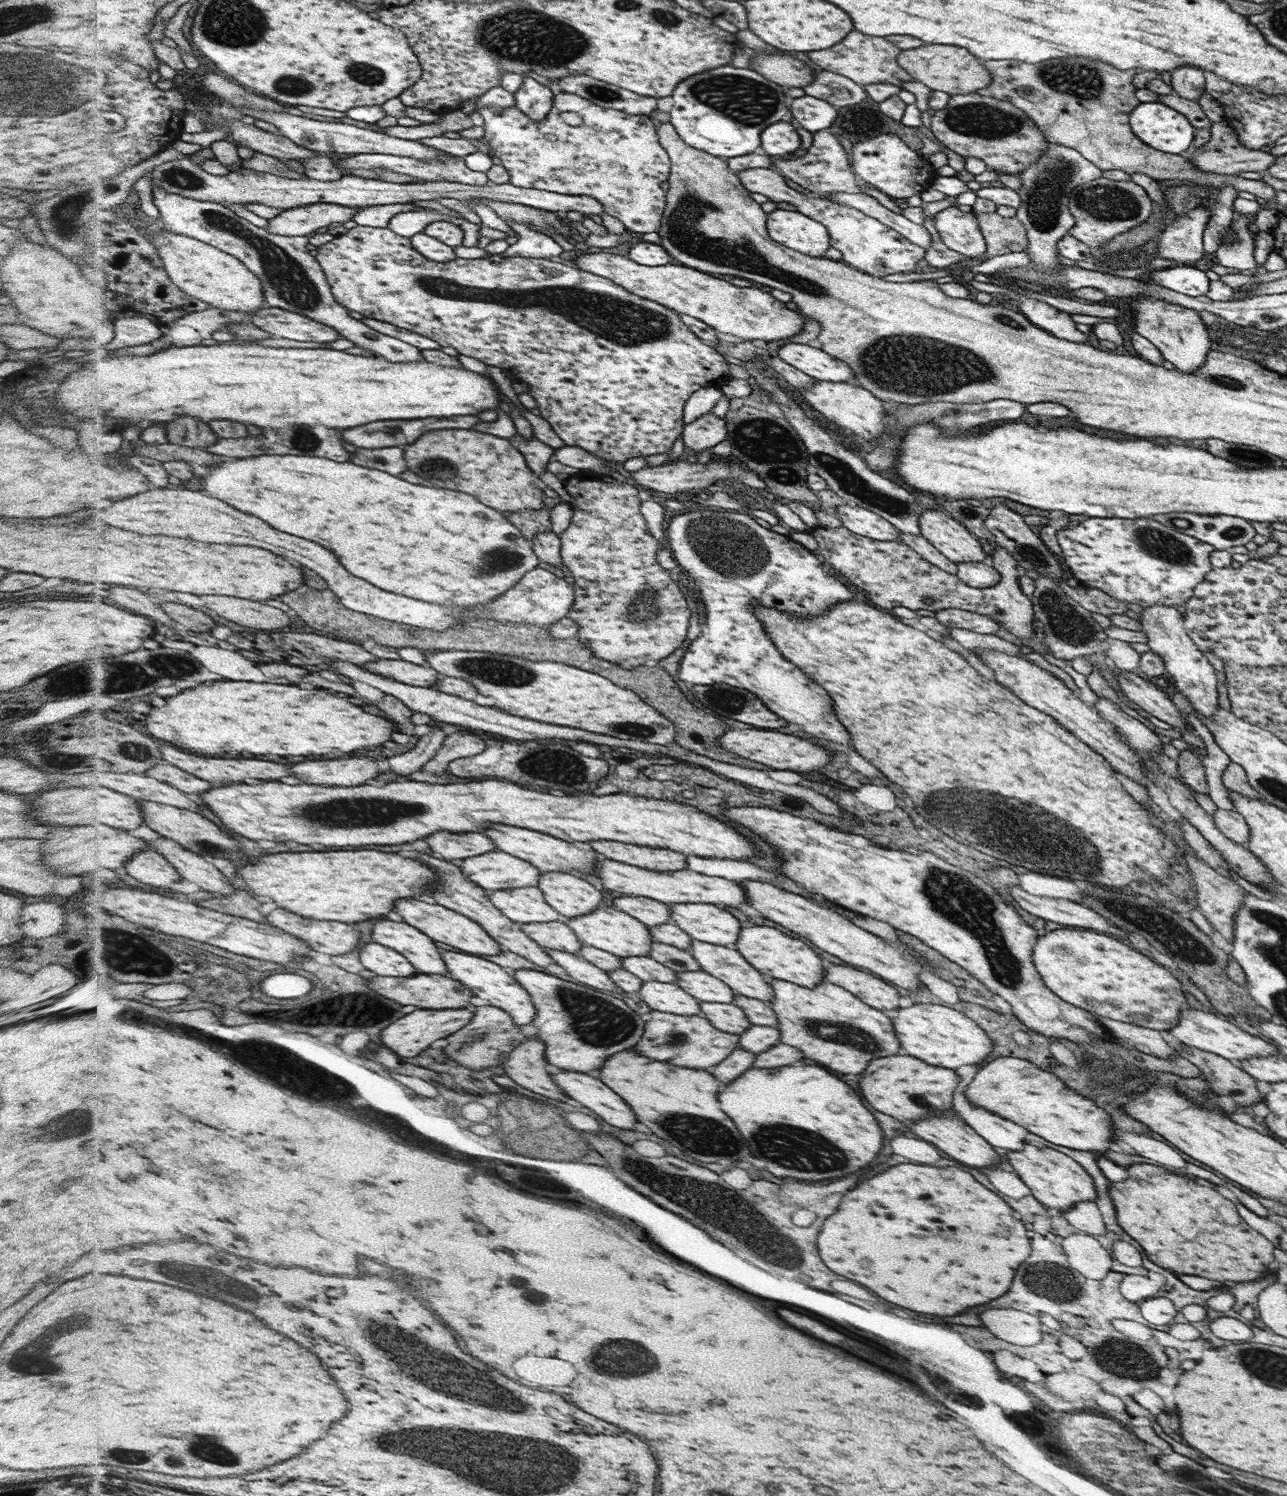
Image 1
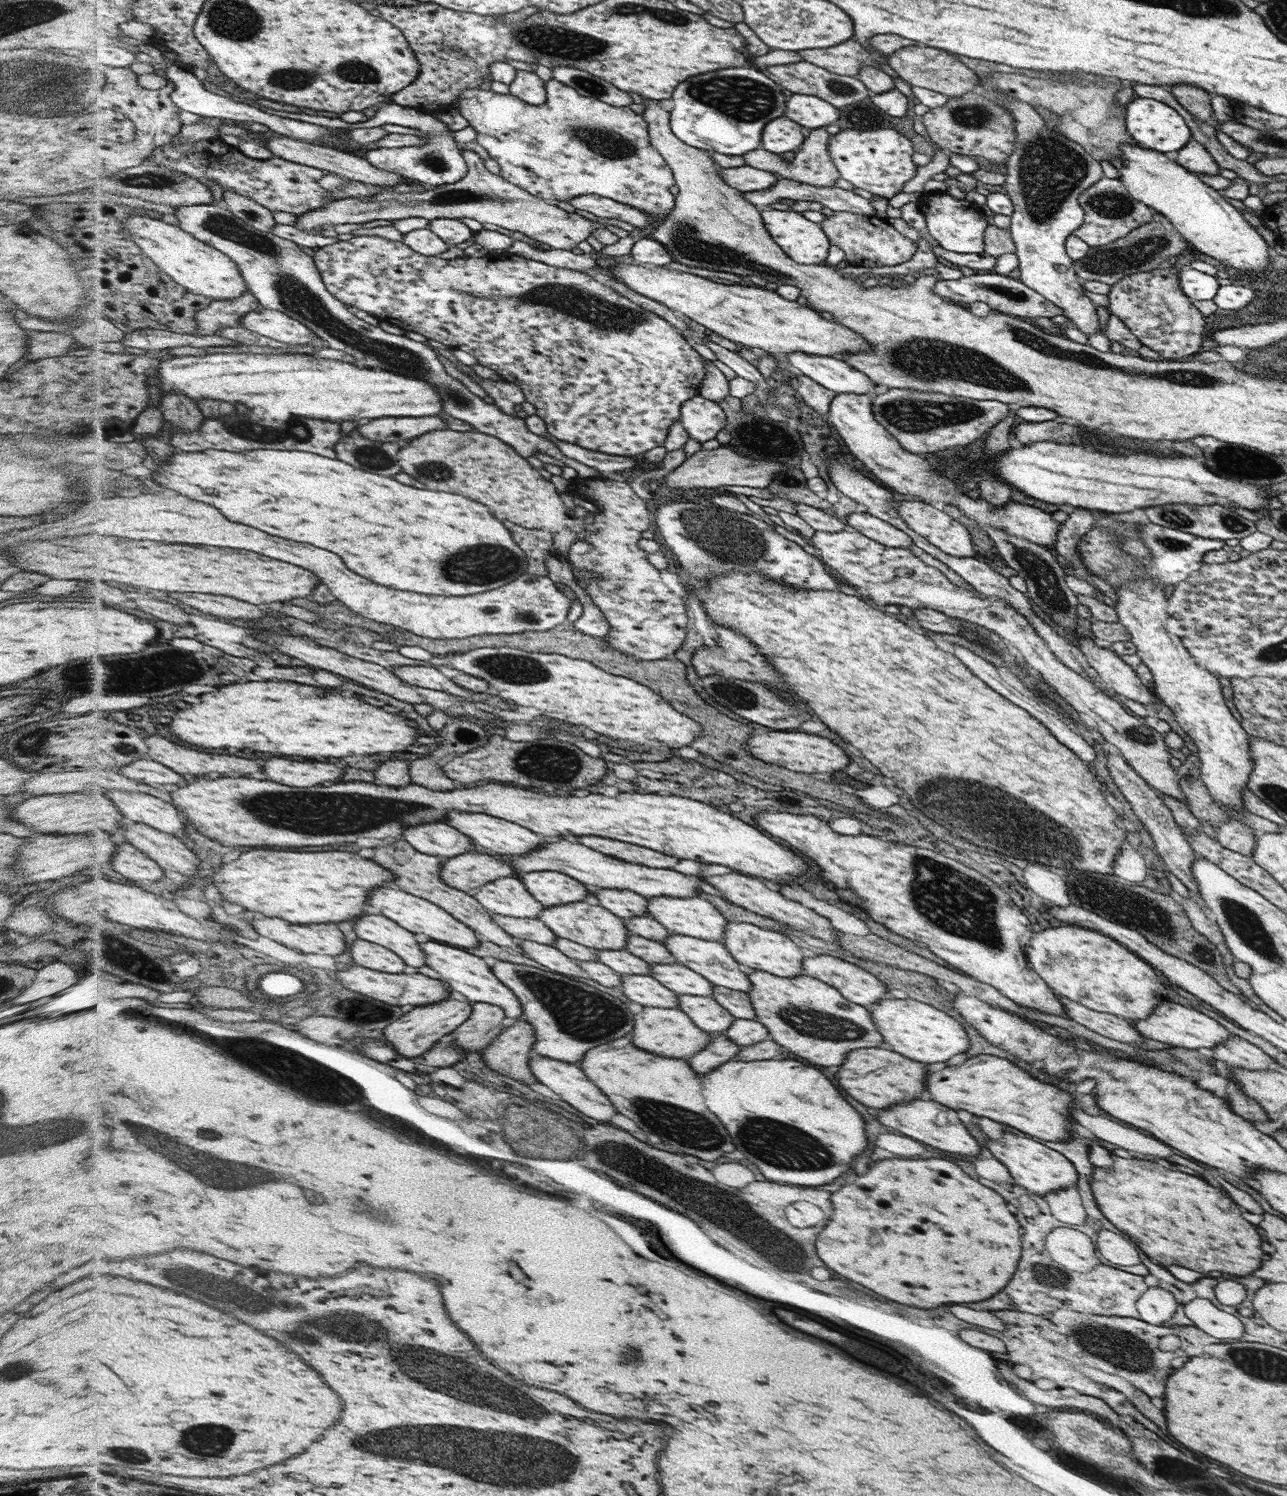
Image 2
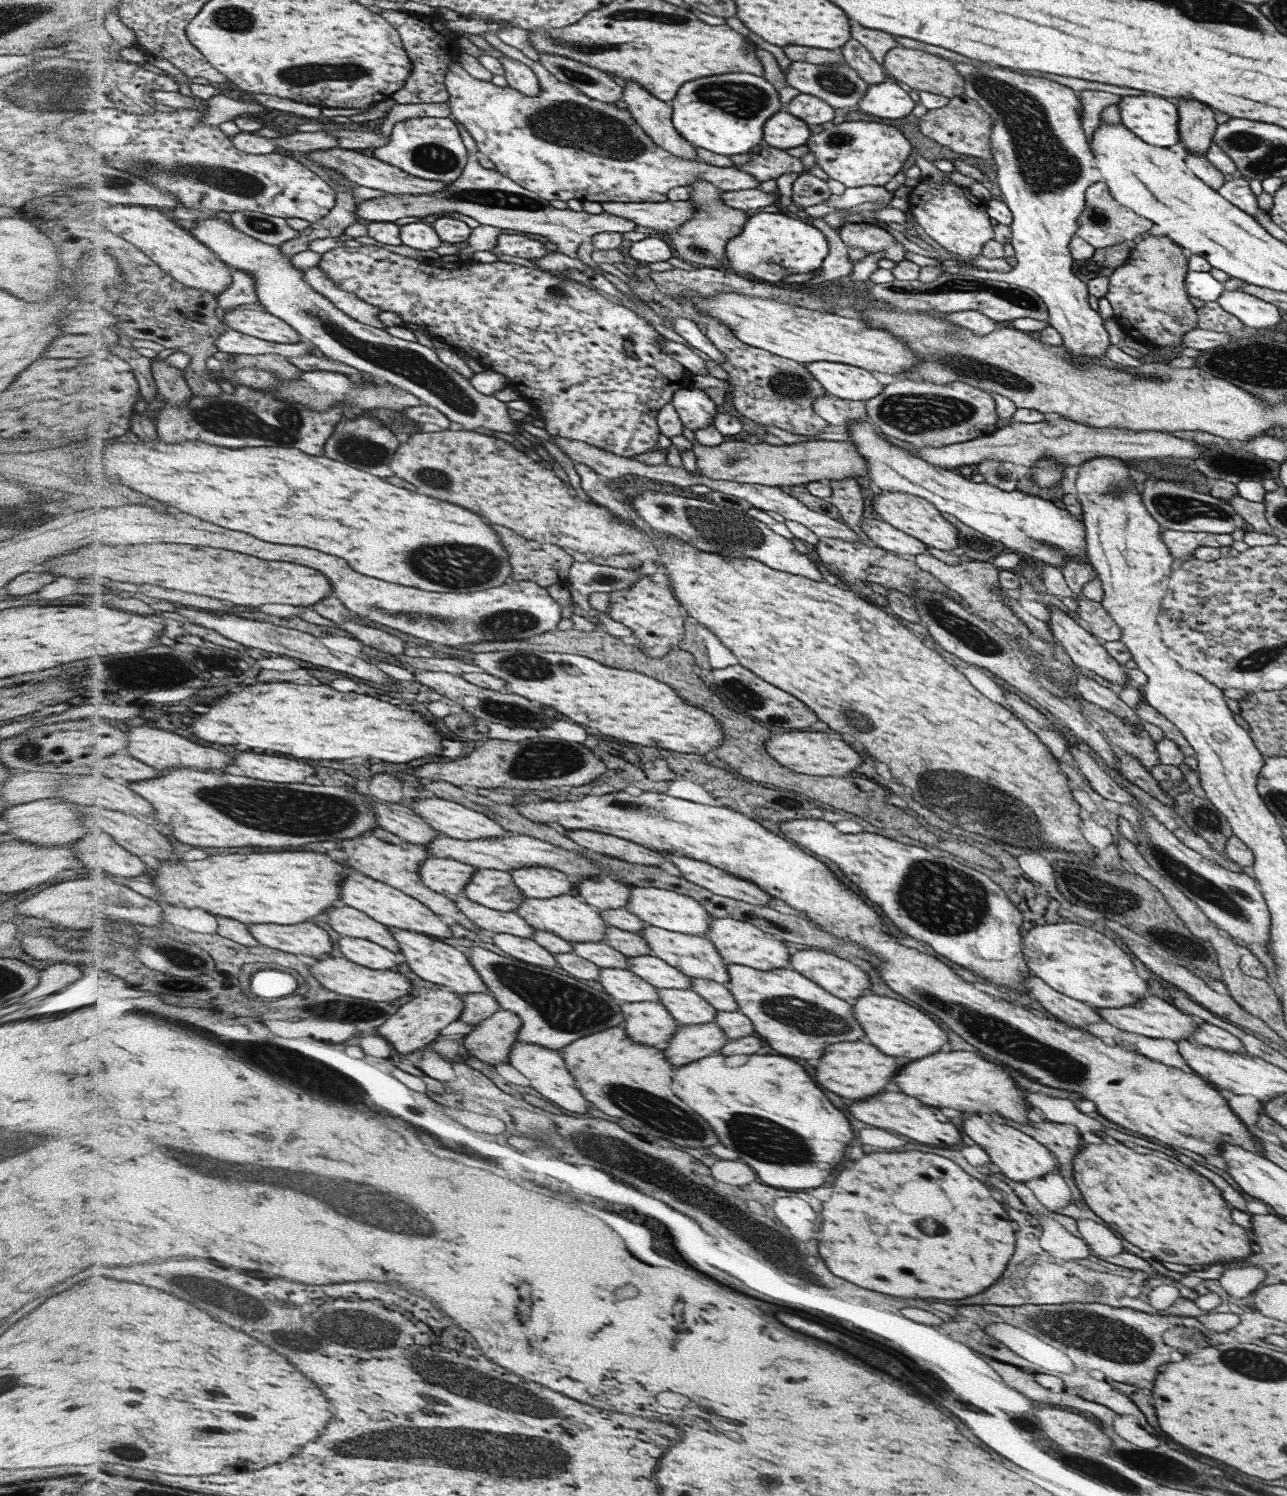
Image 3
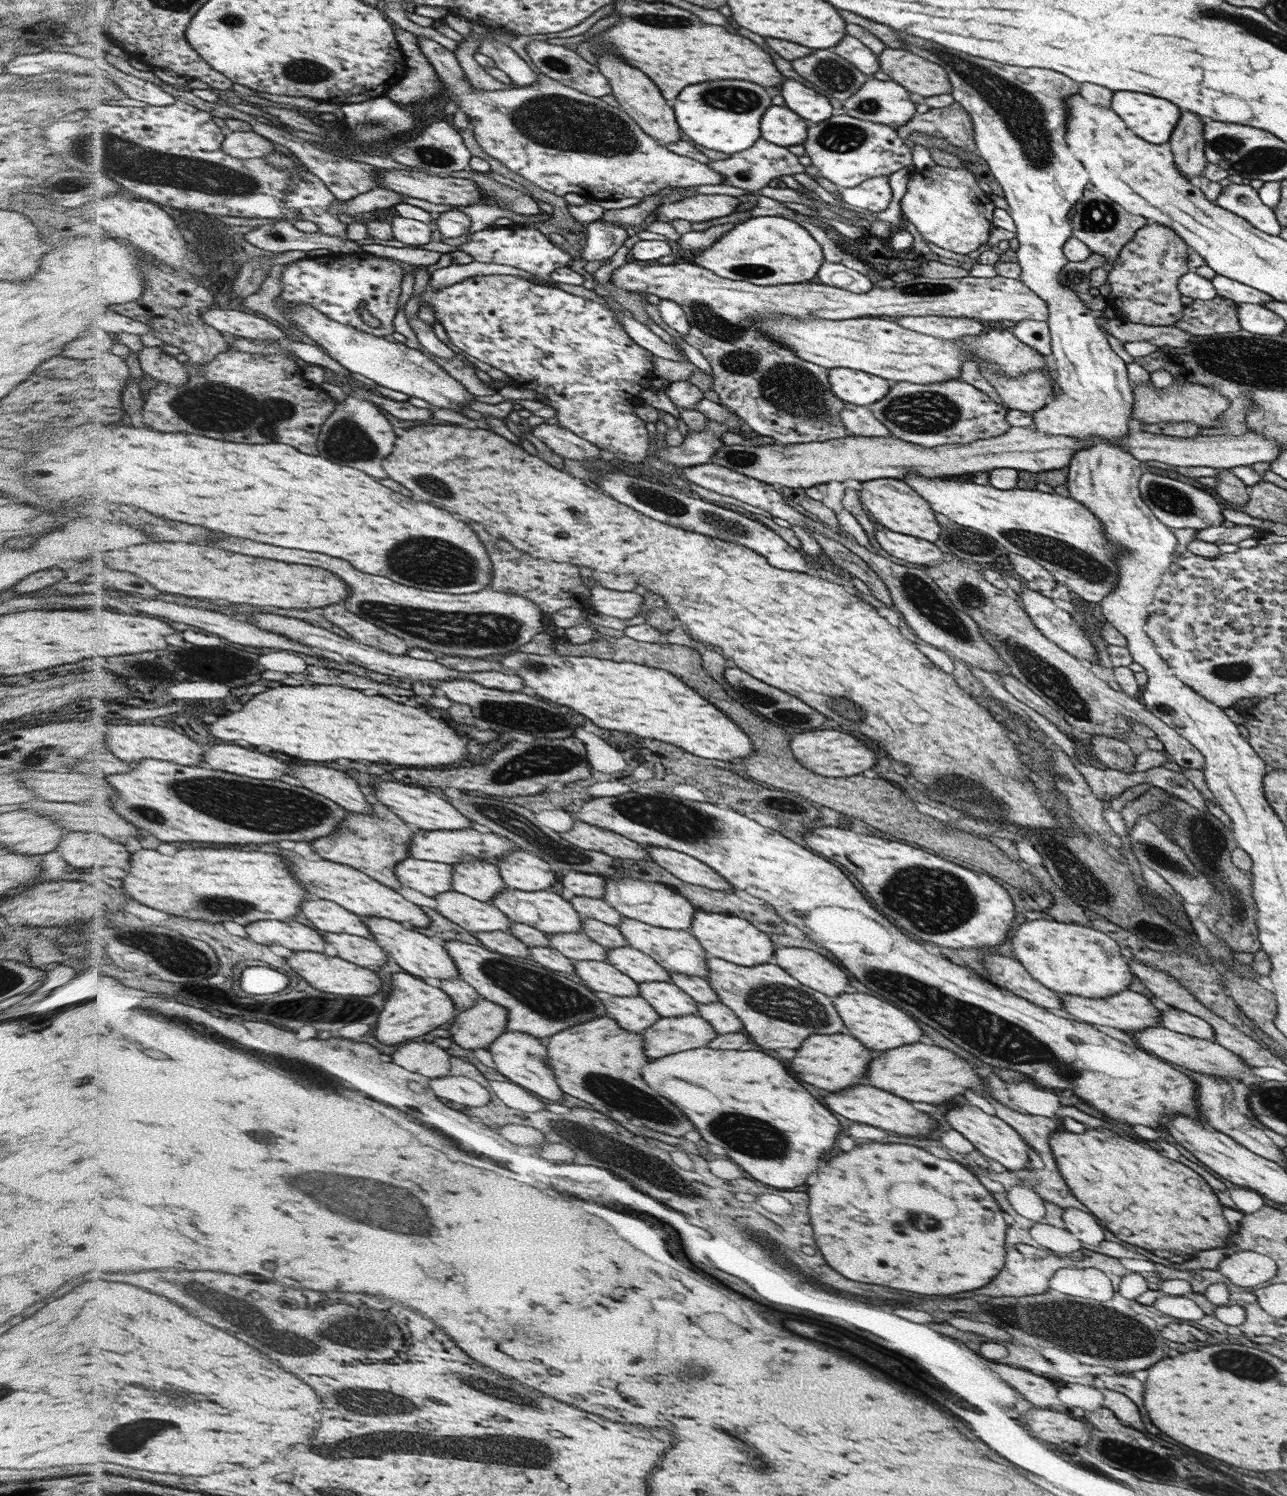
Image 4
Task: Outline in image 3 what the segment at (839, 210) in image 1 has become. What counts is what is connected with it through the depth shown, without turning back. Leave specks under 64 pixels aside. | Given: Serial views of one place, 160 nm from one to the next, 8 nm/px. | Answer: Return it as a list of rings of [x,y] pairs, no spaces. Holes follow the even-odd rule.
[[[484,33],[482,36],[504,55],[526,64],[534,72],[540,85],[538,96],[526,96],[512,87],[504,88],[492,82],[476,80],[454,61],[446,79],[450,95],[447,103],[456,120],[467,128],[476,141],[477,150],[492,160],[497,171],[522,188],[535,192],[540,198],[562,202],[576,198],[582,203],[664,202],[664,194],[670,188],[686,186],[695,180],[707,180],[722,191],[756,189],[760,185],[759,180],[739,168],[712,166],[700,160],[693,161],[673,155],[656,144],[628,109],[618,108],[615,103],[591,99],[579,88],[556,79],[539,61],[533,61],[516,47],[505,44],[497,34]],[[856,223],[842,225],[839,231],[840,238],[846,246],[857,246],[864,248],[866,252],[883,254],[883,258],[900,262],[905,259],[906,249],[888,231],[874,225]]]

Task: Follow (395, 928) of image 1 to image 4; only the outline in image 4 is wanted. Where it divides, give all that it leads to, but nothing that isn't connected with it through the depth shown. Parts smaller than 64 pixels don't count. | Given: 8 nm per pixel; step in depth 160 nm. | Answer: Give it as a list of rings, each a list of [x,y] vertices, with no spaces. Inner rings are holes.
[[[321,898],[306,900],[303,902],[303,913],[306,919],[322,931],[351,934],[373,940],[363,919],[340,906],[338,902]]]

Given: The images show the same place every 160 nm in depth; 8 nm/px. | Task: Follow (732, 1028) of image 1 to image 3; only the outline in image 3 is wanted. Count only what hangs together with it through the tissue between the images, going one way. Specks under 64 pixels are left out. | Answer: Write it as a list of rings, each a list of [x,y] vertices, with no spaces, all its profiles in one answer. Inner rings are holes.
[[[658,989],[659,1002],[670,1010],[680,1025],[715,1022],[719,1011],[696,991],[690,989]]]

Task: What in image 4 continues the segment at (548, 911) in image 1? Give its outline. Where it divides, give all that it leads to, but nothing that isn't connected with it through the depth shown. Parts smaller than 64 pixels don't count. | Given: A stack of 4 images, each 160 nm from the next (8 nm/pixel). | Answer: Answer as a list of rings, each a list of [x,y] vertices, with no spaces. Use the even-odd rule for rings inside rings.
[[[485,860],[464,861],[454,866],[454,884],[452,889],[454,892],[465,894],[470,898],[485,903],[496,900],[496,895],[502,890],[508,890],[506,884],[503,883],[499,873],[499,868]]]

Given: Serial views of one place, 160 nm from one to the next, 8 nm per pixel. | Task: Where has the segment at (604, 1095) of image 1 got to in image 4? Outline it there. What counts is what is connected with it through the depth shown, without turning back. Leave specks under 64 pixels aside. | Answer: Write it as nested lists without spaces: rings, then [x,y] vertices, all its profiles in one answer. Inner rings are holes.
[[[504,1032],[489,1046],[494,1064],[498,1066],[500,1074],[507,1075],[512,1082],[523,1086],[526,1090],[537,1094],[539,1097],[548,1098],[552,1102],[563,1100],[563,1089],[556,1082],[554,1070],[547,1062],[547,1045],[541,1039],[524,1032]]]

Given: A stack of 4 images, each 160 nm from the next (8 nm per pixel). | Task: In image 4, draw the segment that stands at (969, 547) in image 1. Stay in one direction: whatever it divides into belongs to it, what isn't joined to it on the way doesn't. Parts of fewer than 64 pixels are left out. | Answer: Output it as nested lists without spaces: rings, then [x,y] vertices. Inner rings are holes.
[[[894,478],[862,481],[862,490],[859,491],[859,495],[863,507],[886,528],[916,538],[928,539],[933,543],[939,538],[941,528],[936,523],[931,503],[923,495],[912,490],[912,487],[904,481]]]

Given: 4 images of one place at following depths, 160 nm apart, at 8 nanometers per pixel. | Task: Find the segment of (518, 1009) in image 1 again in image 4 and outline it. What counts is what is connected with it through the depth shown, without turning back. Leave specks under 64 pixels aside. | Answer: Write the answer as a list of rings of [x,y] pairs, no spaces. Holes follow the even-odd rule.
[[[362,918],[368,930],[371,931],[373,940],[376,941],[385,952],[396,960],[396,964],[408,974],[413,974],[419,978],[459,978],[459,970],[448,950],[442,942],[435,940],[428,935],[415,931],[413,928],[386,918]]]

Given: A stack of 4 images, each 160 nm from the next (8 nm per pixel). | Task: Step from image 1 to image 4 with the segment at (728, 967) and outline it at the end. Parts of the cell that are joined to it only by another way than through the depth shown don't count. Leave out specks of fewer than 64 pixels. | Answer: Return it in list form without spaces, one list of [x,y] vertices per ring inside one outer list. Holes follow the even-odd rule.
[[[622,917],[617,928],[625,936],[630,947],[648,954],[648,956],[656,960],[656,963],[659,963],[660,966],[666,968],[669,972],[679,972],[704,978],[710,973],[710,967],[708,967],[709,955],[703,949],[699,939],[690,931],[649,926],[647,923],[625,917]]]

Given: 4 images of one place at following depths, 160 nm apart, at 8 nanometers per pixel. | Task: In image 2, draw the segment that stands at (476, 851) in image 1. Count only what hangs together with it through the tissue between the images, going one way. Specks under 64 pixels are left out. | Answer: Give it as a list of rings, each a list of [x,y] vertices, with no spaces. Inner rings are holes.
[[[443,822],[409,826],[403,830],[402,838],[416,846],[416,850],[444,859],[472,852],[477,848],[471,838]]]

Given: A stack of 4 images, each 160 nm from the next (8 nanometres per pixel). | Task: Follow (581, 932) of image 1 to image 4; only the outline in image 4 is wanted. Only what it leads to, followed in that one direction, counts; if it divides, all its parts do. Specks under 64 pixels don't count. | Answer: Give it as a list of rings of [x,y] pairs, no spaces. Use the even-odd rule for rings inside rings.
[[[502,890],[496,895],[496,900],[490,902],[501,910],[513,922],[524,923],[540,929],[546,934],[580,933],[582,917],[570,901],[564,900],[561,895],[552,890],[540,892],[522,892],[522,890]]]

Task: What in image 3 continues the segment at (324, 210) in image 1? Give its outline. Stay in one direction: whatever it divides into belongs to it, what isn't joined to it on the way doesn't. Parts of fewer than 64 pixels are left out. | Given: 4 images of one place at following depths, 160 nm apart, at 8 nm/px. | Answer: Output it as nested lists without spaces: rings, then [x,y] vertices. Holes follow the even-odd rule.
[[[456,122],[463,143],[468,149],[467,163],[459,178],[449,181],[447,188],[432,194],[402,194],[386,195],[386,197],[364,200],[356,204],[356,215],[362,220],[372,222],[395,222],[406,216],[424,218],[428,215],[460,214],[470,216],[480,224],[494,225],[498,228],[510,228],[521,234],[540,234],[546,236],[558,246],[562,254],[578,259],[577,250],[583,242],[591,240],[595,234],[601,232],[632,232],[637,224],[624,217],[603,214],[588,214],[574,212],[574,210],[558,210],[551,206],[550,201],[540,198],[535,192],[522,188],[511,178],[504,176],[497,169],[486,169],[477,161],[477,144],[467,131],[467,128]]]

